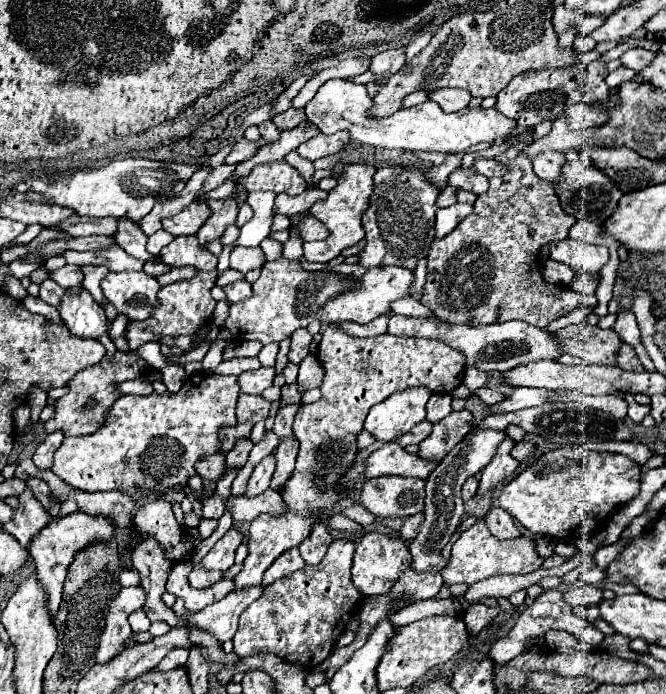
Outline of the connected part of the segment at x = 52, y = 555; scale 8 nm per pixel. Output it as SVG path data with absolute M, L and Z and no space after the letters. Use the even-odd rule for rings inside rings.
M78 510L74 514L54 518L50 524L46 524L46 528L42 528L42 532L38 532L38 536L34 536L34 540L30 542L28 552L30 552L30 558L36 562L38 580L48 590L48 608L50 608L52 618L58 612L64 578L66 578L68 566L72 564L74 556L82 548L88 548L94 542L110 542L114 532L116 532L116 526L114 526L114 522L110 518L106 518L102 514L86 514L86 512Z

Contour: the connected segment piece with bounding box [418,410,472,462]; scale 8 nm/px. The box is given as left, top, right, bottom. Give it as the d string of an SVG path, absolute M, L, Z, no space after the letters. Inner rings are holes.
M468 410L452 412L444 420L436 422L430 436L424 438L418 446L424 460L442 460L468 432L472 430L472 414Z

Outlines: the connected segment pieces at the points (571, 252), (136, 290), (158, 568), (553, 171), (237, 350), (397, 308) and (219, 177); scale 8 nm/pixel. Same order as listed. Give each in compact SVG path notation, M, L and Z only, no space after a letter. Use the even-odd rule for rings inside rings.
M574 238L550 242L548 248L550 248L552 260L574 268L576 278L572 282L572 288L576 292L592 296L598 286L598 272L608 262L608 248L594 246L582 240L574 240Z
M124 270L124 272L108 272L108 276L100 282L104 298L116 306L120 314L126 314L130 320L146 320L154 306L156 306L156 294L160 290L160 284L148 276L146 272L134 272L134 270Z
M144 538L140 540L140 544L136 544L136 548L132 550L132 564L142 578L140 586L146 590L144 610L150 622L162 620L170 628L180 626L182 620L178 620L174 610L162 602L162 594L166 590L164 584L168 580L168 572L172 570L172 564L164 560L164 550L156 544L154 538Z
M540 152L538 156L532 158L532 168L540 180L556 184L564 162L566 162L564 154L560 154L560 152Z
M230 342L224 348L222 360L232 360L232 358L244 358L244 356L258 356L262 344L258 342Z
M412 296L406 300L396 300L392 304L392 310L394 310L394 314L406 314L406 316L418 316L418 318L422 318L422 316L432 318L434 316L426 306L420 304L418 298L412 298Z
M220 165L214 168L213 172L206 178L204 187L196 194L195 200L199 200L201 195L222 185L227 178L234 172L236 165Z

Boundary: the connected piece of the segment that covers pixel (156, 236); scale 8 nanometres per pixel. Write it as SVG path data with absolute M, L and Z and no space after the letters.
M158 230L158 232L154 232L154 234L148 238L146 250L156 258L156 256L160 254L160 250L162 250L164 246L168 246L172 240L174 240L174 236L172 236L172 234L168 234L166 230Z

